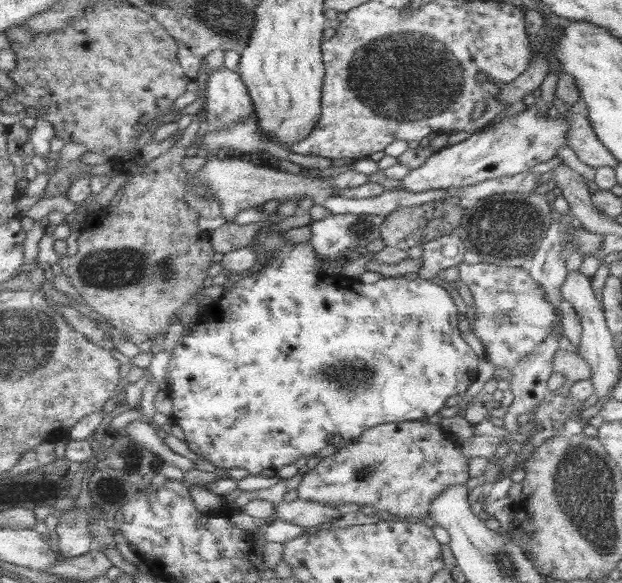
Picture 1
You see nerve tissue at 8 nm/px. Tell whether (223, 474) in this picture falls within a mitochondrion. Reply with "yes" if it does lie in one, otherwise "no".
no

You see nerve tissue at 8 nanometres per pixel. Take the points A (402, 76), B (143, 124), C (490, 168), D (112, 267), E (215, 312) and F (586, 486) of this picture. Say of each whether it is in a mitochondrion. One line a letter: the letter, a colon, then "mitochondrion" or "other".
A: mitochondrion
B: other
C: other
D: mitochondrion
E: other
F: mitochondrion

